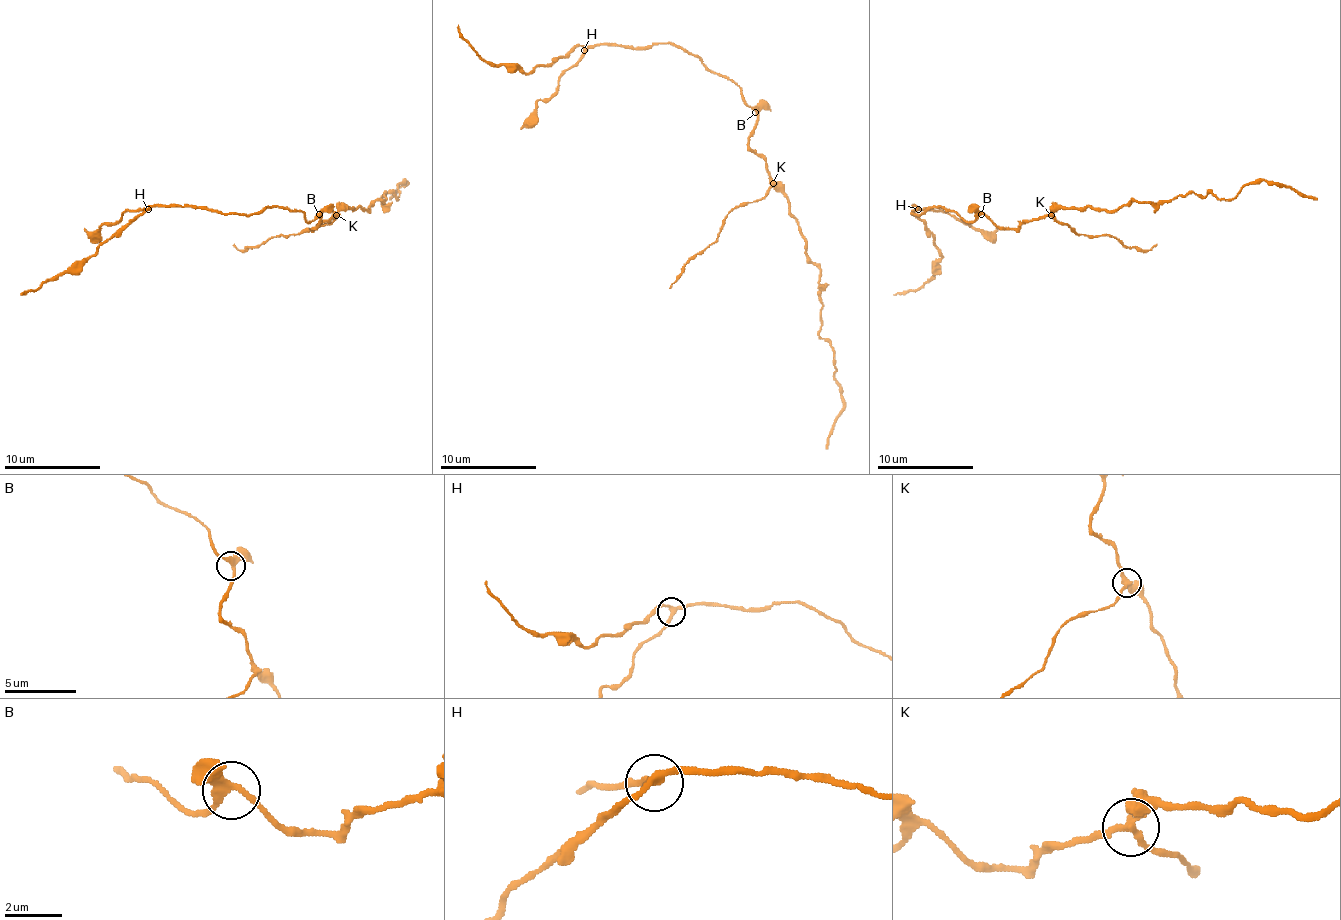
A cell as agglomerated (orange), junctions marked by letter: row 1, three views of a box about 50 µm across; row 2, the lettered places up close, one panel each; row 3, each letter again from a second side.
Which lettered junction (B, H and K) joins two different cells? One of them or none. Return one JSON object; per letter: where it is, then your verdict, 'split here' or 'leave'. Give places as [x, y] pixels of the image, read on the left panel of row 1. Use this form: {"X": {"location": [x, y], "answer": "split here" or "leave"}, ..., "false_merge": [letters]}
{"B": {"location": [319, 214], "answer": "leave"}, "H": {"location": [148, 209], "answer": "leave"}, "K": {"location": [336, 215], "answer": "split here"}, "false_merge": ["K"]}

